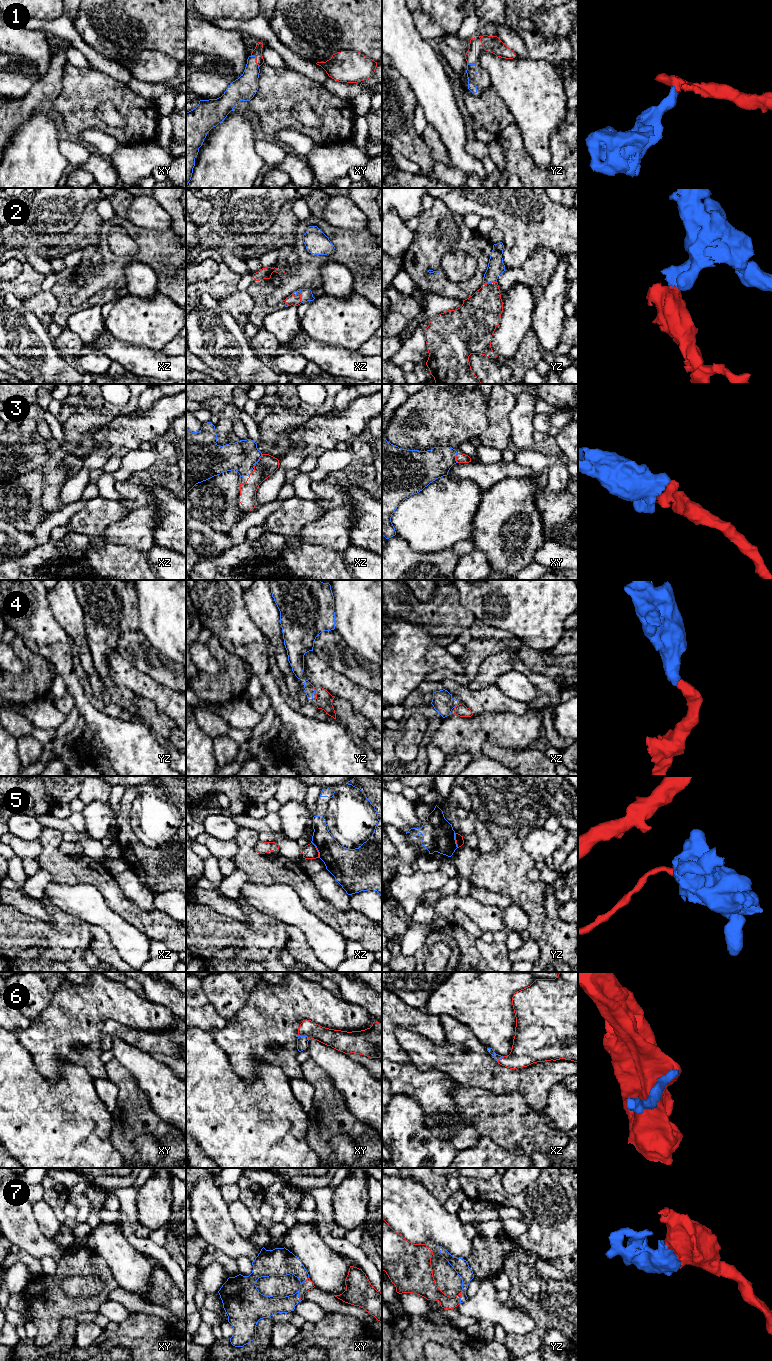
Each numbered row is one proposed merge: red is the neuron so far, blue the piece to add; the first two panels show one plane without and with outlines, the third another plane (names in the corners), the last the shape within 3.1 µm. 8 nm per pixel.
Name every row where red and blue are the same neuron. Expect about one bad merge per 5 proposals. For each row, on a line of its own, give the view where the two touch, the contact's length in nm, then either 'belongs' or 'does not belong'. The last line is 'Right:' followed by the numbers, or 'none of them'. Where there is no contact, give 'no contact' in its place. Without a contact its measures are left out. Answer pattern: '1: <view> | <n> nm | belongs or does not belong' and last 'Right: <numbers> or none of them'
1: xy | 120 nm | belongs
2: xz | 110 nm | belongs
3: xz | 130 nm | belongs
4: yz | 50 nm | belongs
5: xz | 150 nm | does not belong
6: xy | 100 nm | belongs
7: yz | 100 nm | belongs
Right: 1, 2, 3, 4, 6, 7

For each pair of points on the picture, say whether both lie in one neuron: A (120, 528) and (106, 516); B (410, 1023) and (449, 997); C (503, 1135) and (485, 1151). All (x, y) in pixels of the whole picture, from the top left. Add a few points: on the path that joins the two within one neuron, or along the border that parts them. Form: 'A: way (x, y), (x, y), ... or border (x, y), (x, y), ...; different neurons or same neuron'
A: border (127, 514), (113, 522), (97, 539); different neurons
B: border (423, 1009), (439, 1017); different neurons
C: border (480, 1136), (488, 1136), (514, 1155); different neurons

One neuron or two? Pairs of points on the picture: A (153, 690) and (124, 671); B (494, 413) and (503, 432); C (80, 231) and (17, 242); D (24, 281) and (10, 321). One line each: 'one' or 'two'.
A: one
B: one
C: one
D: two

